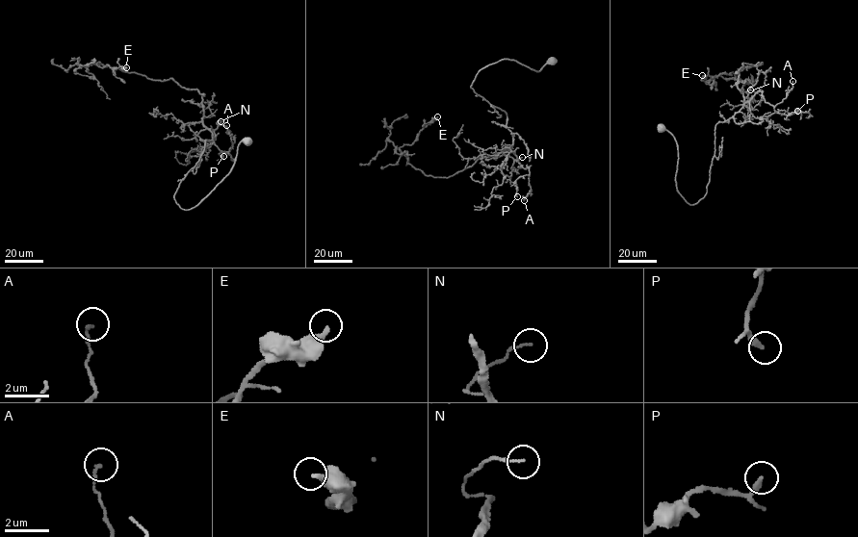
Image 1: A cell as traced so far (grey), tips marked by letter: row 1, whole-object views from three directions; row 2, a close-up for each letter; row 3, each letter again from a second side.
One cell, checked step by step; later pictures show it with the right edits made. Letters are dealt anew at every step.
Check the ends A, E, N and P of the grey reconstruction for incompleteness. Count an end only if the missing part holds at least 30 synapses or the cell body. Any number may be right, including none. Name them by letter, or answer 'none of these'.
none of these

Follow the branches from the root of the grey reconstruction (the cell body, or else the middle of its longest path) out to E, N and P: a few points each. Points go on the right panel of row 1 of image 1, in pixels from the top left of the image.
E: (662, 127), (692, 205), (715, 125), (742, 107), (739, 69), (762, 63), (702, 75)
N: (662, 127), (677, 145), (676, 189), (692, 205), (707, 191), (715, 125), (749, 102), (756, 92), (750, 89)
P: (662, 127), (677, 145), (676, 189), (692, 205), (707, 191), (717, 123), (760, 90), (776, 113), (797, 111)

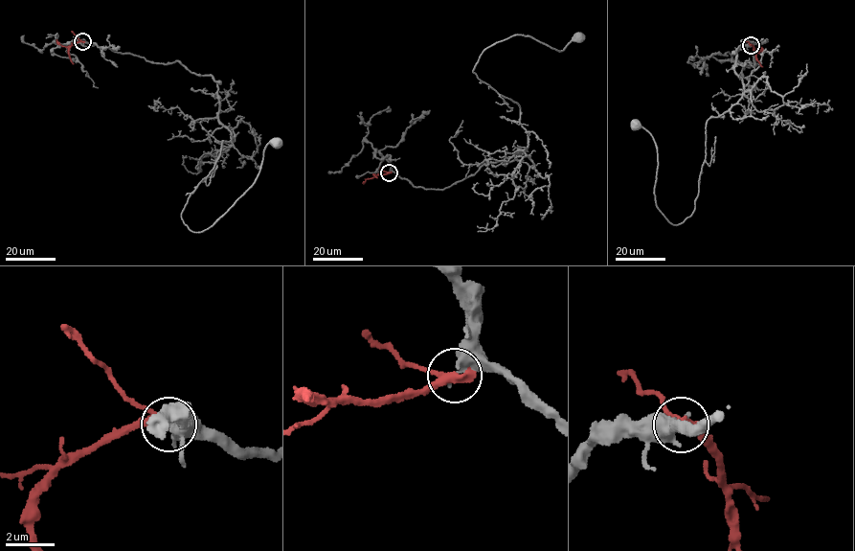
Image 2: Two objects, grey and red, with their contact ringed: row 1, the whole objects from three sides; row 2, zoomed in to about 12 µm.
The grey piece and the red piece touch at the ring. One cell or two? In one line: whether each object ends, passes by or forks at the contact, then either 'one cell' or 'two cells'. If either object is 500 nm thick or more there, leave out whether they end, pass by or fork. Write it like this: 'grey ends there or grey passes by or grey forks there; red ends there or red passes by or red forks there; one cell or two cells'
grey ends there; red passes by; two cells

